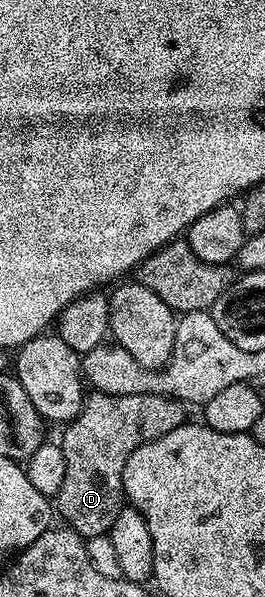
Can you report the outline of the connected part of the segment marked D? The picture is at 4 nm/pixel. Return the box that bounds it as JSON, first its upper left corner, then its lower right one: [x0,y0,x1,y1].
[57,390,189,541]

